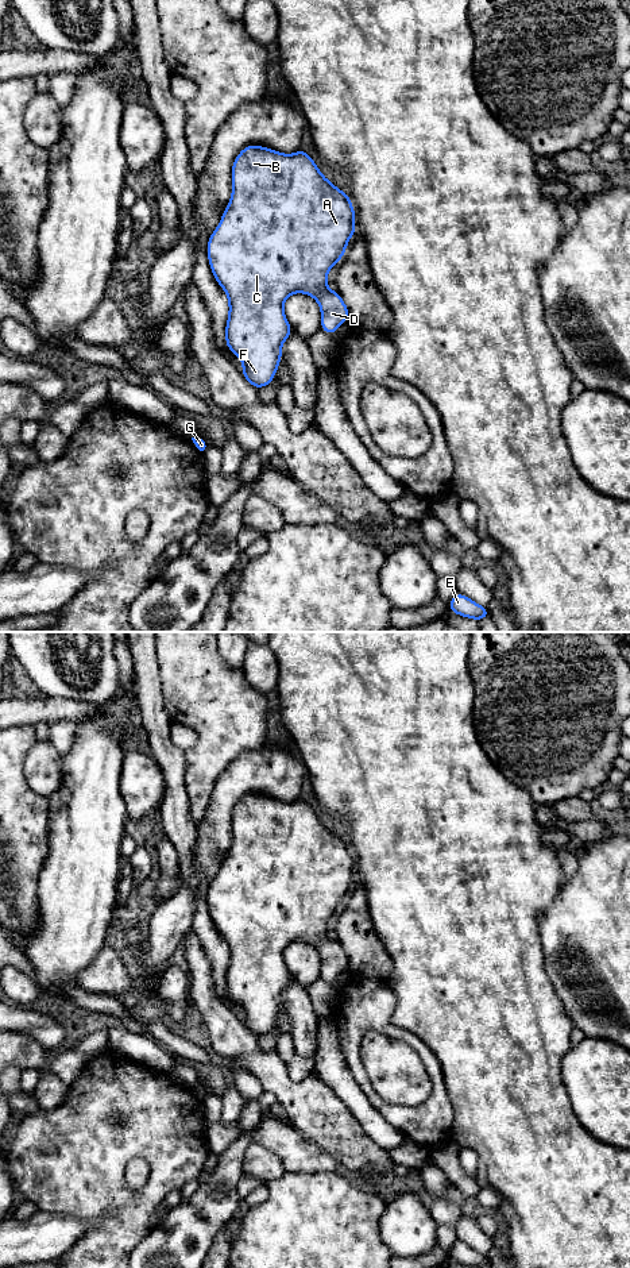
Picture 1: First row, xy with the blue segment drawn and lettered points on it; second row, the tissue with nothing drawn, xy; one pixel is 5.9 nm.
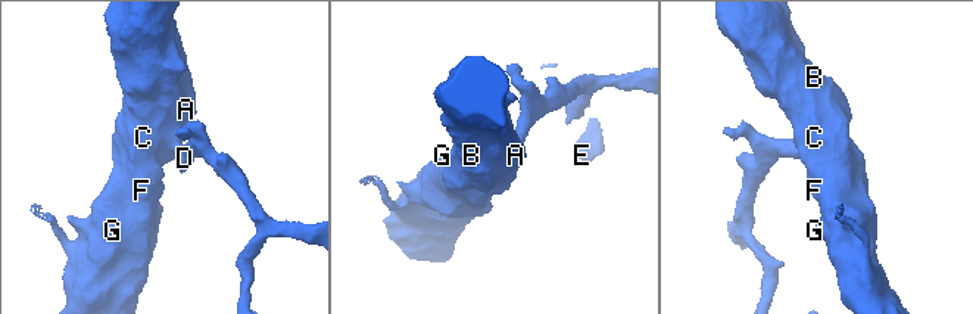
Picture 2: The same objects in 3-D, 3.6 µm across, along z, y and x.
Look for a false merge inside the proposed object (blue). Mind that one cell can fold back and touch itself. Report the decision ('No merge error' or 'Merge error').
No merge error

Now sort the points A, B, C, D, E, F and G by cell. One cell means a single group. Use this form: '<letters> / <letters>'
A B C D E F G

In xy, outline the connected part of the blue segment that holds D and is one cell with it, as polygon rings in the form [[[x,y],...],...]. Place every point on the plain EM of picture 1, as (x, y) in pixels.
[[[248,793],[235,806],[231,822],[232,844],[220,872],[208,887],[206,901],[213,925],[228,944],[227,995],[241,1007],[243,1025],[259,1037],[274,1028],[282,1007],[282,993],[293,982],[283,961],[283,952],[289,944],[301,940],[316,947],[321,957],[321,978],[332,984],[349,966],[349,959],[337,939],[328,937],[326,922],[340,910],[351,884],[356,880],[355,856],[349,843],[326,828],[302,797],[287,803]]]

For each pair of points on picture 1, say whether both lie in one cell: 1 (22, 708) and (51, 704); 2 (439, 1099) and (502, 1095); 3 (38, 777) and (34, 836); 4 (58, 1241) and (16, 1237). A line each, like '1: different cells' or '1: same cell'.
1: same cell
2: different cells
3: different cells
4: same cell

